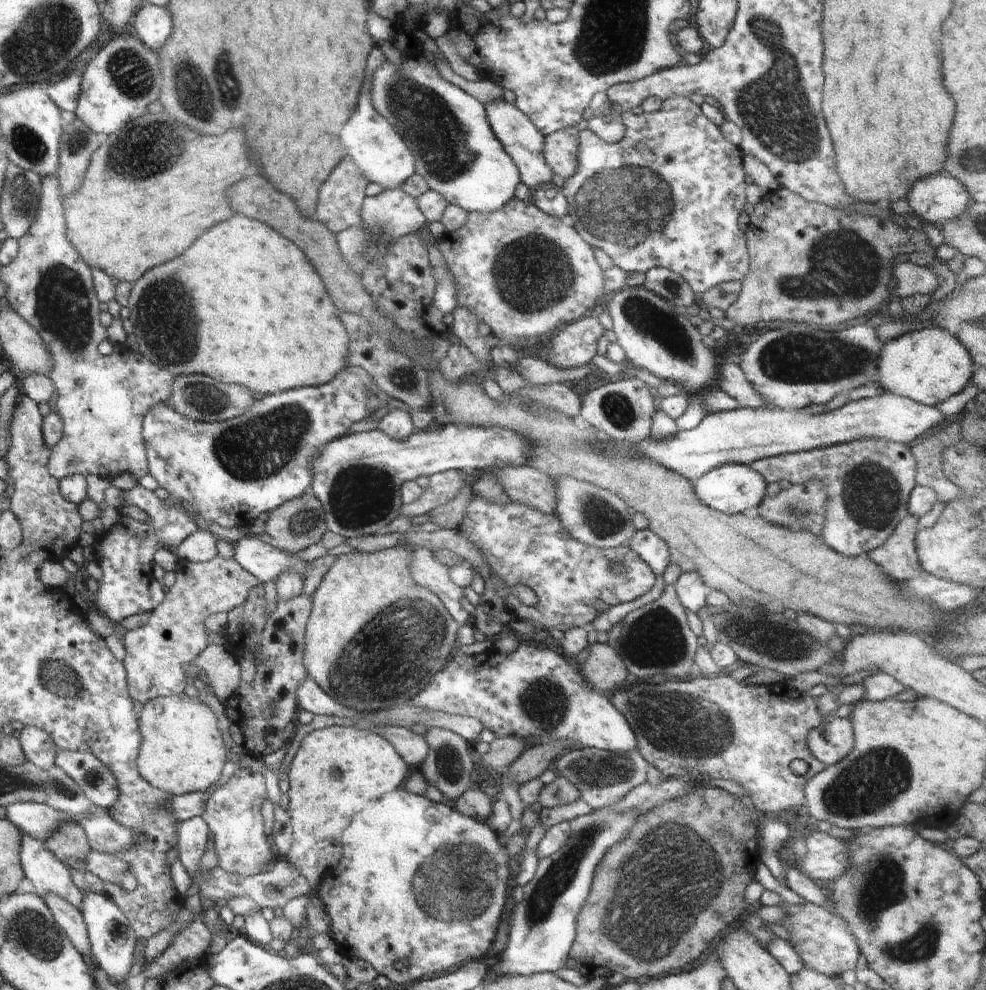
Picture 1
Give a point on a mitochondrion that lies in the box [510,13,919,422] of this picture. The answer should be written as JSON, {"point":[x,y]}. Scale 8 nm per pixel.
{"point":[636,203]}

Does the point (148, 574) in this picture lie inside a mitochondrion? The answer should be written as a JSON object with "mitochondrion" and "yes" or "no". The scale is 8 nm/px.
{"mitochondrion":"no"}

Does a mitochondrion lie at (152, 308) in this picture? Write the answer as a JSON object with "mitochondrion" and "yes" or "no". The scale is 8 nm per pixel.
{"mitochondrion":"yes"}

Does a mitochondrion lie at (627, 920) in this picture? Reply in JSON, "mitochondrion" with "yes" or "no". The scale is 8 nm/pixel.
{"mitochondrion":"yes"}

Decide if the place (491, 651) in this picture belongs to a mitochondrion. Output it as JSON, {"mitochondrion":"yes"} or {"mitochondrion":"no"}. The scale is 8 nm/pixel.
{"mitochondrion":"no"}

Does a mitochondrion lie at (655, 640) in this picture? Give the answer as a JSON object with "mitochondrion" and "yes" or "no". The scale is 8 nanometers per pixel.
{"mitochondrion":"yes"}

